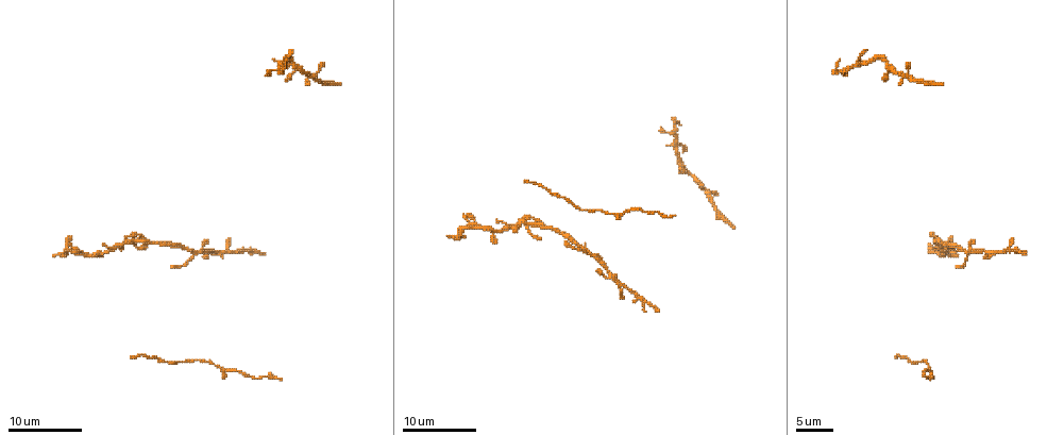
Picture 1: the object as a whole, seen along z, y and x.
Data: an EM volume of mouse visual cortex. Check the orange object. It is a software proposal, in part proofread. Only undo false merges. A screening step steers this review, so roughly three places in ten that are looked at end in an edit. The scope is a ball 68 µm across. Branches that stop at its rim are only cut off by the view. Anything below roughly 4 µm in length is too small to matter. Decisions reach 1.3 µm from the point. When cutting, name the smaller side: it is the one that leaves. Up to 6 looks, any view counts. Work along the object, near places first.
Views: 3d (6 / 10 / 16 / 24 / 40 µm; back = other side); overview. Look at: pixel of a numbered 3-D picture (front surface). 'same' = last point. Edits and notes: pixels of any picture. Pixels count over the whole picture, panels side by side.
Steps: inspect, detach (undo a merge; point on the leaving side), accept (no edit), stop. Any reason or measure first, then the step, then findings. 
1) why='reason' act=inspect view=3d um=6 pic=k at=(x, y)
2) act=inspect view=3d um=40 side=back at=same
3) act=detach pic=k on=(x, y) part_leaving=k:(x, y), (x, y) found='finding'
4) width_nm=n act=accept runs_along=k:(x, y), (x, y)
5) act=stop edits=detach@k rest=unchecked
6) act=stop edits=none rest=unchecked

why='four arms meet' act=inspect view=3d um=6 pic=1 at=(195, 253)

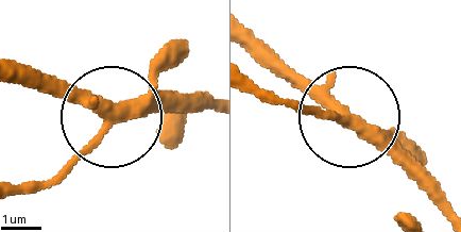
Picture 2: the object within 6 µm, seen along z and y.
act=accept runs_along=2:(204, 103), (102, 114), (24, 66) found='all the same neuron'

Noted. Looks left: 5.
why='a fork' act=inspect view=3d um=16 pic=1 at=(230, 251)

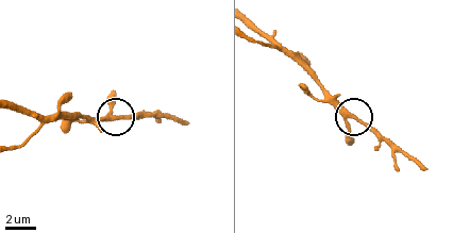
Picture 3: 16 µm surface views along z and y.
act=inspect view=3d um=6 pic=3 at=(118, 115)

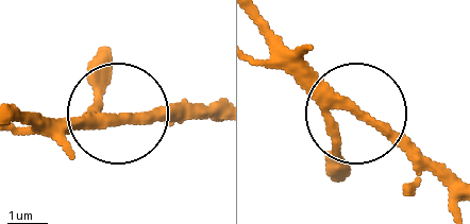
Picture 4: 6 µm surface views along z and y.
arms=3 act=accept found='continuous, no second neuron'

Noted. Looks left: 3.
why='three-way junction' act=inspect view=3d um=10 pic=1 at=(676, 125)

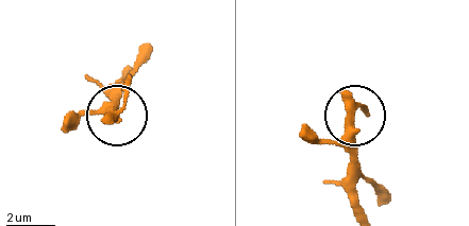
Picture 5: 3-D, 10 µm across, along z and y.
act=accept found='all the same neuron'

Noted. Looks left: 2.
act=stop edits=none rest=unchecked

